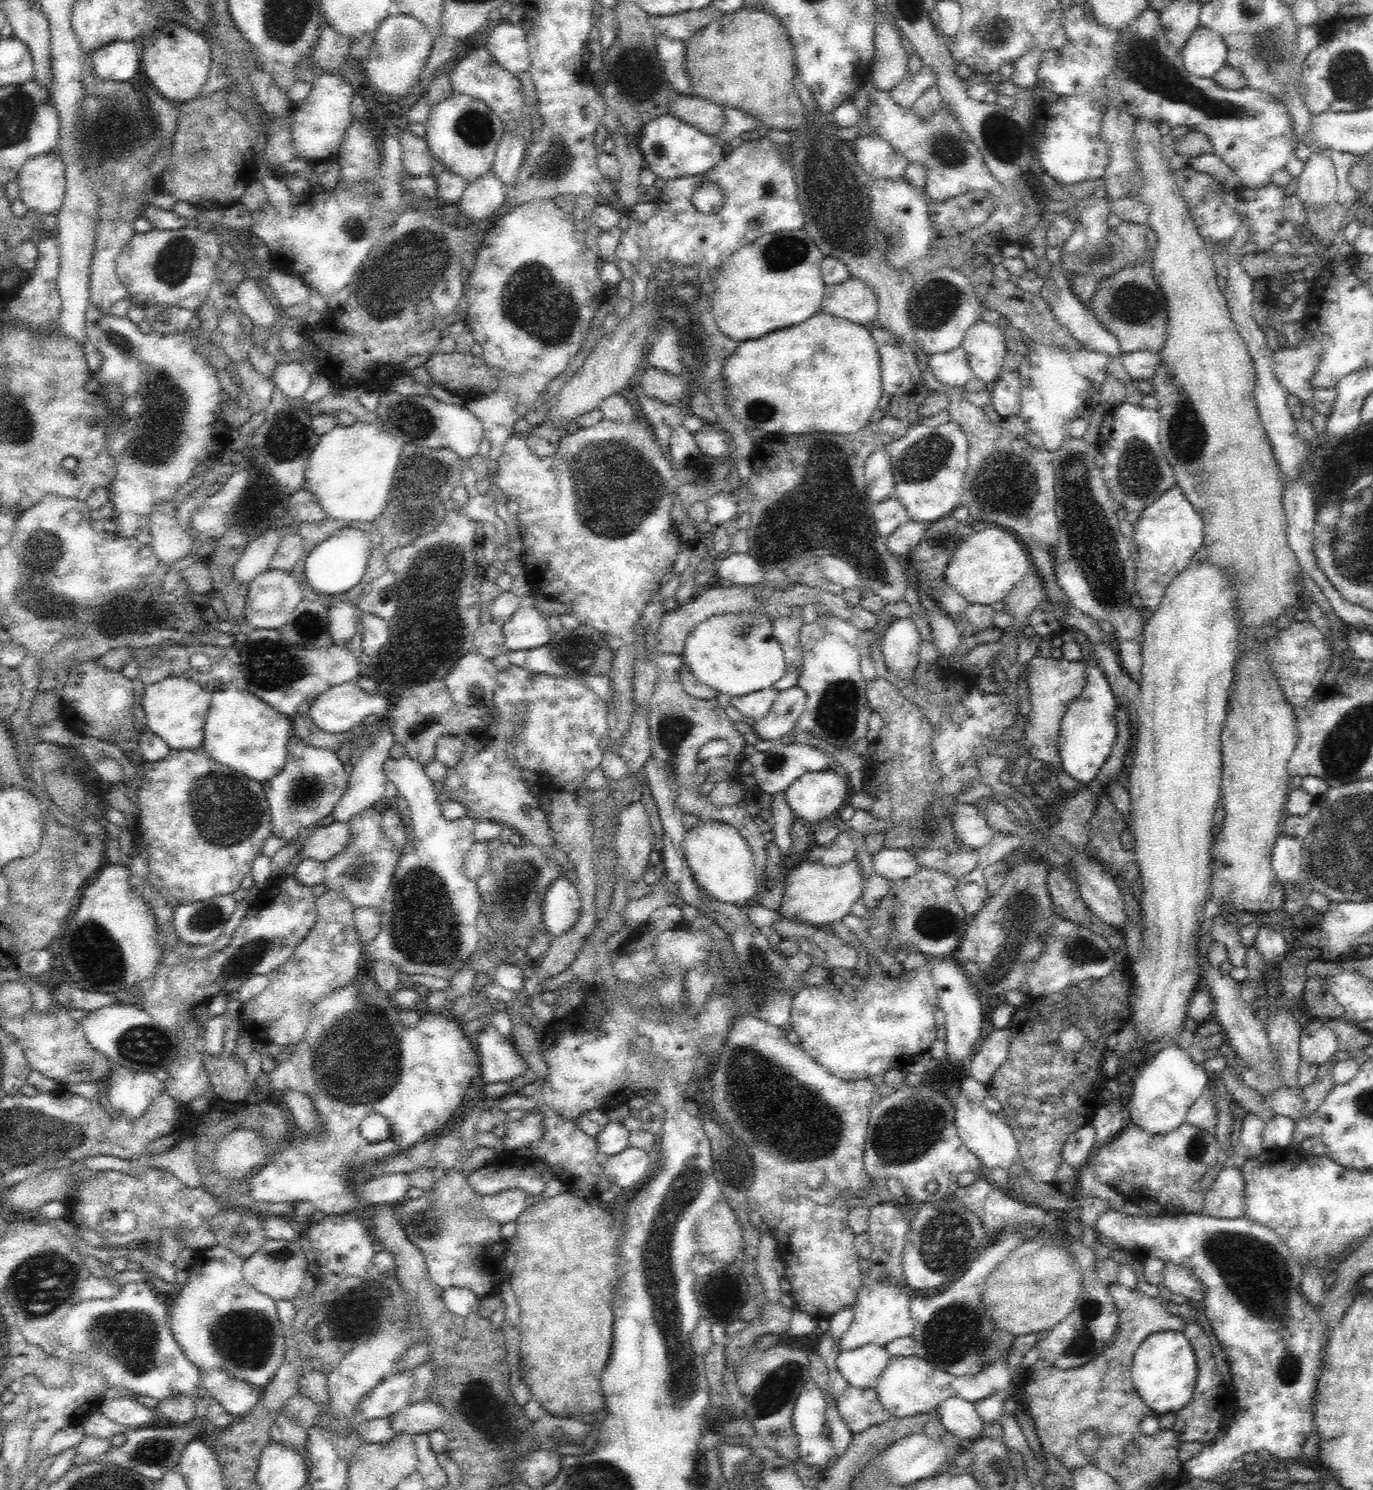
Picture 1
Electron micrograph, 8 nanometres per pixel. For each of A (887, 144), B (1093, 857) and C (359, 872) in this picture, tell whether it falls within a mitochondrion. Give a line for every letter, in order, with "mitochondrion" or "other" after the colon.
A: other
B: other
C: mitochondrion

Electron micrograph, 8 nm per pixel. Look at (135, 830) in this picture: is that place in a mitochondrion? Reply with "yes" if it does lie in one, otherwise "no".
no

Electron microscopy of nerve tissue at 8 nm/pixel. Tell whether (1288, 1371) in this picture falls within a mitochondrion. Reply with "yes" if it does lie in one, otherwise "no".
yes

